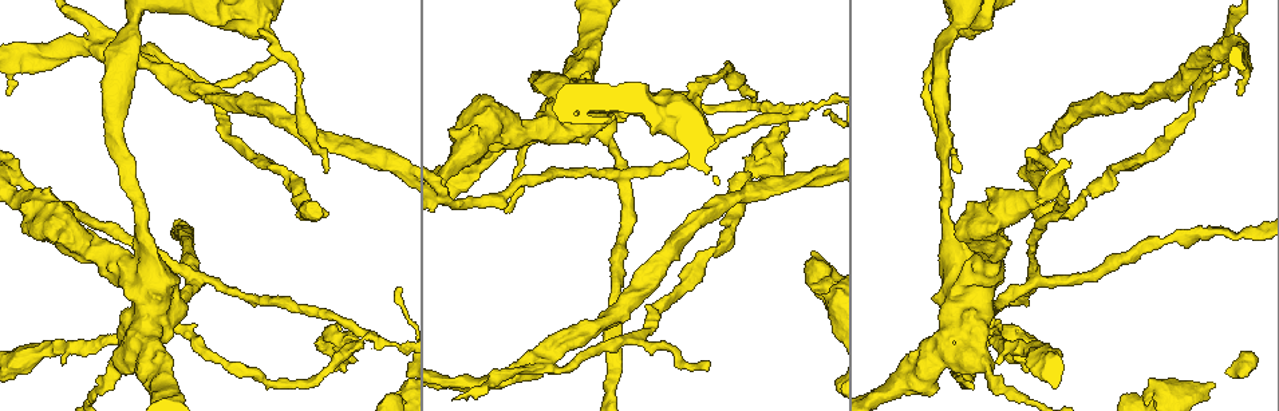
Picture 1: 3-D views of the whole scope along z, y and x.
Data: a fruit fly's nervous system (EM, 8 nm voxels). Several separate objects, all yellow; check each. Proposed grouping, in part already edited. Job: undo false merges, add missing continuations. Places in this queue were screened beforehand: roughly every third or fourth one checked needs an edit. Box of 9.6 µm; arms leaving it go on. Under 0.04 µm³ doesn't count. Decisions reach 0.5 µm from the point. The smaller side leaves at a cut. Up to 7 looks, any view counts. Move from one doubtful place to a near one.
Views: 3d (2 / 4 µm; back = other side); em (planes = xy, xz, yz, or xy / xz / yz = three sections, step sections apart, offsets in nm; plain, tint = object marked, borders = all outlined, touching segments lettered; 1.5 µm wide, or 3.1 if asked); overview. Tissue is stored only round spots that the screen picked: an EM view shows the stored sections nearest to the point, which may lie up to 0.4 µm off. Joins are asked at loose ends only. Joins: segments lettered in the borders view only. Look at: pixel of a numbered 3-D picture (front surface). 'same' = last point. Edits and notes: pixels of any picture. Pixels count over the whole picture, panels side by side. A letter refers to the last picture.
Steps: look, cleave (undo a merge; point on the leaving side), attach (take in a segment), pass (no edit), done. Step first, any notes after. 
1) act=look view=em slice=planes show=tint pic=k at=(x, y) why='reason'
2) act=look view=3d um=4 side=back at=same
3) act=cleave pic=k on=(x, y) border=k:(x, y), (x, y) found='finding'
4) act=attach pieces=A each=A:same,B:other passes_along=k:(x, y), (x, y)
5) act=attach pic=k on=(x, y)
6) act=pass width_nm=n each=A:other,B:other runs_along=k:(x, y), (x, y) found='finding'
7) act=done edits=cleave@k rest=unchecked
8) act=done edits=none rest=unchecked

act=look view=3d um=4 pic=1 at=(1224, 45) why='two arms in line, one across'

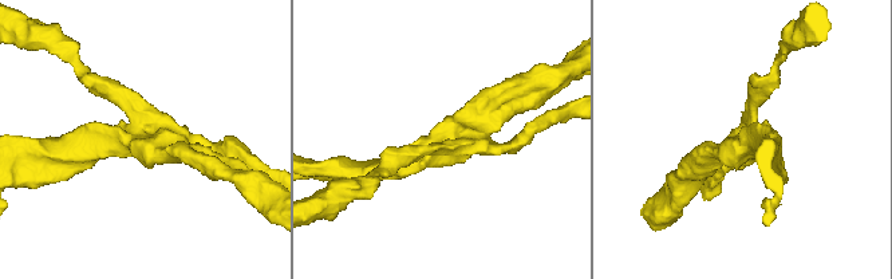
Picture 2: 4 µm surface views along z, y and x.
act=look view=em slice=yz step=8 show=borders pic=2 at=(162, 144) arms=3 arm_widths_nm=170,320,320

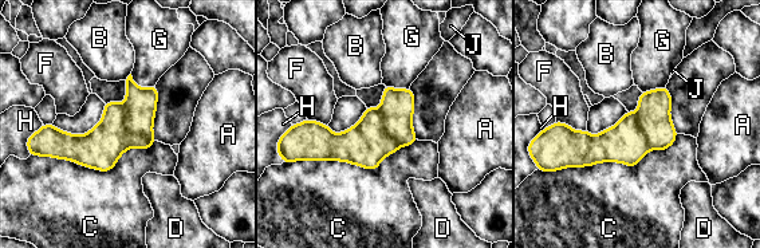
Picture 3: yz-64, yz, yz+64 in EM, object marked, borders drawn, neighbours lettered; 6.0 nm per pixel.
act=pass each=A:other,B:other,C:other,D:other,F:other,G:other,H:other,J:other found='continuous, no second cell'

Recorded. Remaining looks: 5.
act=look view=3d um=2 pic=1 at=(642, 334) why='abrupt turn'

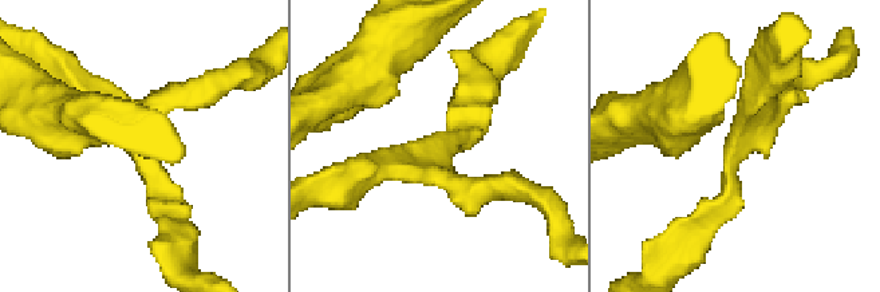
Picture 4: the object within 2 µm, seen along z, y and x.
act=look view=em slice=yz step=4 show=borders pic=4 at=(732, 148) why='need the tissue'

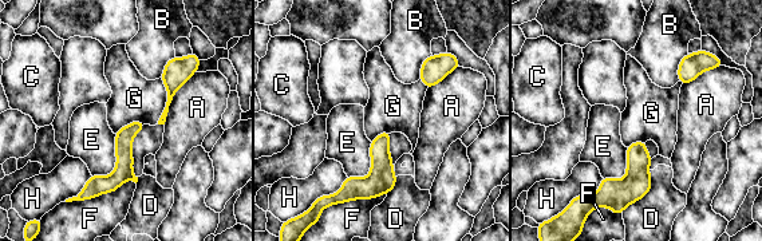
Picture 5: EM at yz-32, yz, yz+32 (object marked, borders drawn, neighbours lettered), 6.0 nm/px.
act=pass each=A:other,B:other,C:other,D:other,E:other,F:other,G:other,H:other runs_along=5:(139, 125), (123, 139), (123, 169), (89, 186) found='all the same cell'

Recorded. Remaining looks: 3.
act=look view=em slice=planes show=plain pic=1 at=(953, 30) why='thin neck'

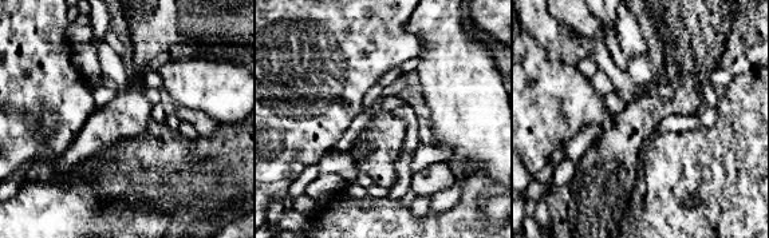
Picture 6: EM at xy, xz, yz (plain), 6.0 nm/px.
act=look view=em slice=planes show=tint at=same

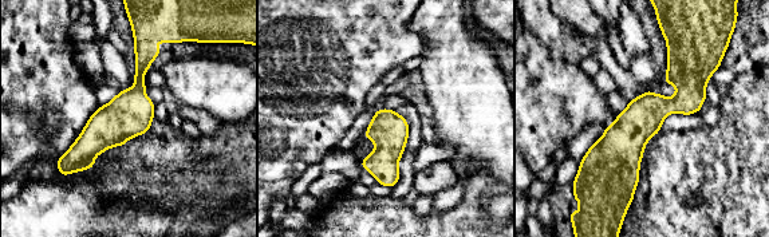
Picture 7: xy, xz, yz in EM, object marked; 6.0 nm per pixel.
act=look view=em slice=planes show=borders at=same why='see the neighbours'

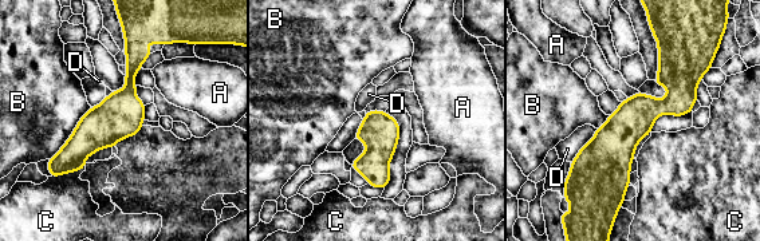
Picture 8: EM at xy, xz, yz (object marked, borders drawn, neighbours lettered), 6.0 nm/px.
act=pass each=A:other,B:other,C:other,D:other runs_along=8:(662, 46), (672, 95), (617, 145), (619, 200) found='all the same cell'

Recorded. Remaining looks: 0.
act=done edits=none rest=unchecked

